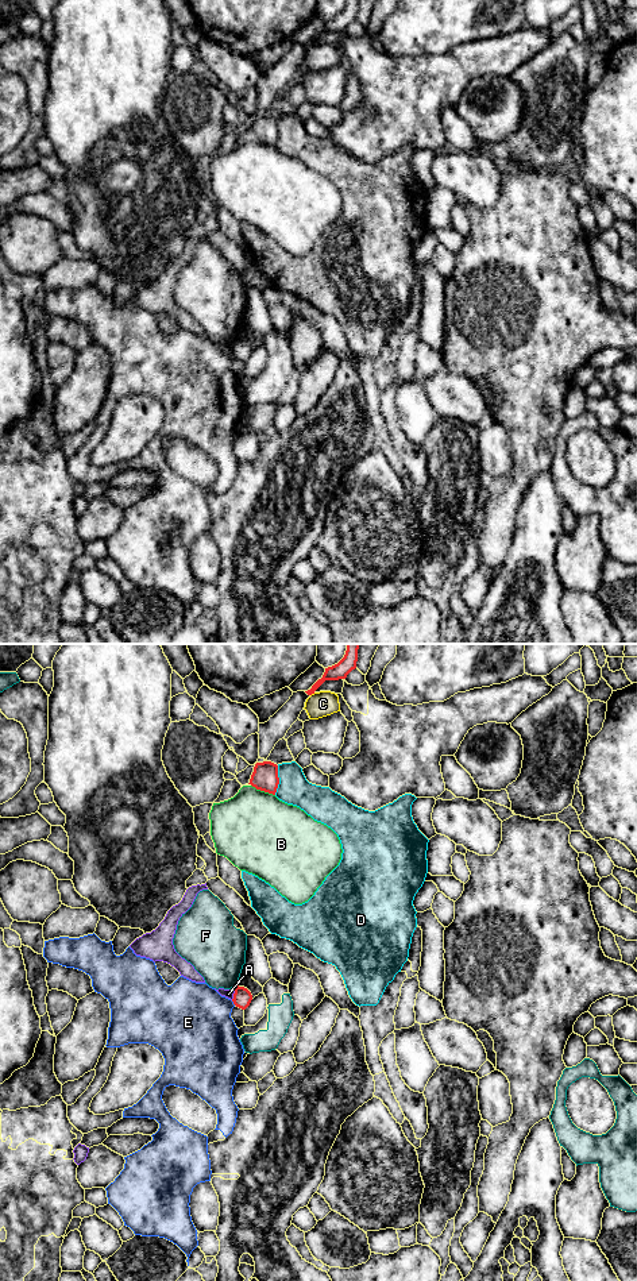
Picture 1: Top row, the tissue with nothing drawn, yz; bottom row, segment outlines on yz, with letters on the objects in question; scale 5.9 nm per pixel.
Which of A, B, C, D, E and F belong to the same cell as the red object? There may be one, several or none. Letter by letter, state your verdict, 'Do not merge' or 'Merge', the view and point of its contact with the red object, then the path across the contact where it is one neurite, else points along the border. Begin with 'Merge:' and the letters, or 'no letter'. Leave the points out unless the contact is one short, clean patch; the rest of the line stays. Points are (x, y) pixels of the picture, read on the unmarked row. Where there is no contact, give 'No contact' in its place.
Merge: no letter
A: Do not merge. Touches red at yz (234, 346). Boundary: yz (235, 340), (231, 351)
B: Do not merge. Touches red at yz (263, 142)
C: Do not merge. Touches red at yz (312, 45). Boundary: yz (315, 45), (311, 47)
D: Do not merge. Touches red at yz (278, 132)
E: Do not merge. Touches red at yz (234, 355)
F: Do not merge. Touches red at yz (236, 339)

